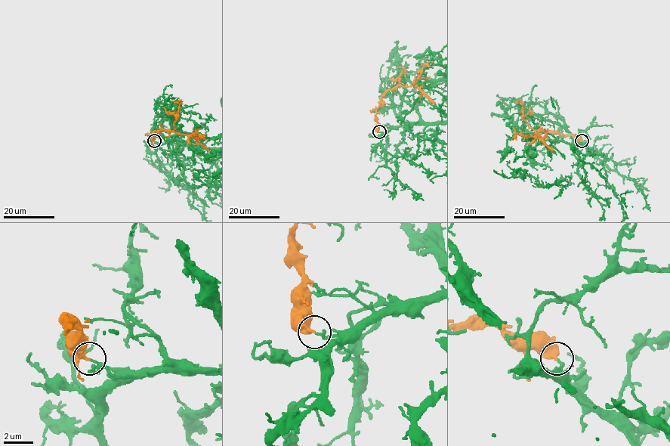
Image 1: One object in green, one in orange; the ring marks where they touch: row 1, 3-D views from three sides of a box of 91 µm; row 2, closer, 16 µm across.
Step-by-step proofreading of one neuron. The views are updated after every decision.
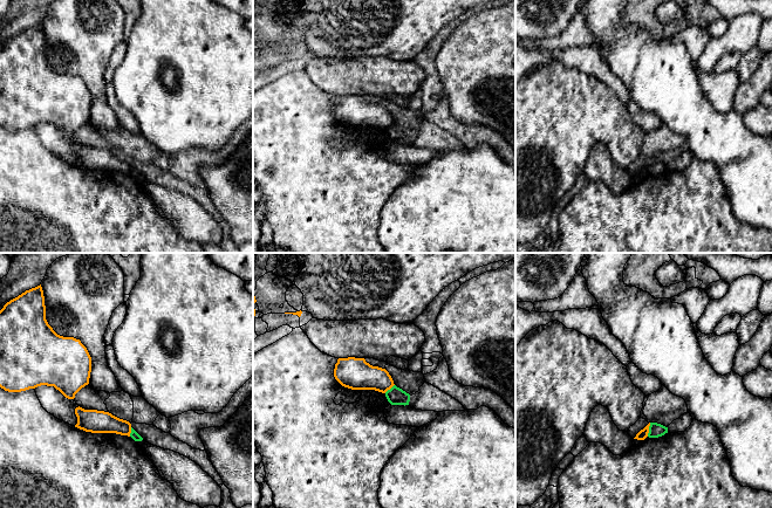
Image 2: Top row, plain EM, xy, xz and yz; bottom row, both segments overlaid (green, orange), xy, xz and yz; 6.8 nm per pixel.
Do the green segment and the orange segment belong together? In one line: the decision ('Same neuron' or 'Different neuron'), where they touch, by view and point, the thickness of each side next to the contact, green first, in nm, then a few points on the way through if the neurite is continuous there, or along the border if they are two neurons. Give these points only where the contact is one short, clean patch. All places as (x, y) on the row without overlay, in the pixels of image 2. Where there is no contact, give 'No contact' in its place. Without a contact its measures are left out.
Different neuron. Touches green at yz (649, 167). Thickness 100 nm (green) against 70 nm

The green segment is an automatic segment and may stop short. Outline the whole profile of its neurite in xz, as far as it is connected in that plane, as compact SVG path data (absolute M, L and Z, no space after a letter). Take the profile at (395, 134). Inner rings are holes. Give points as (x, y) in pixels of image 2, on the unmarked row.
M394 123L385 130L385 135L391 143L409 143L410 132Z

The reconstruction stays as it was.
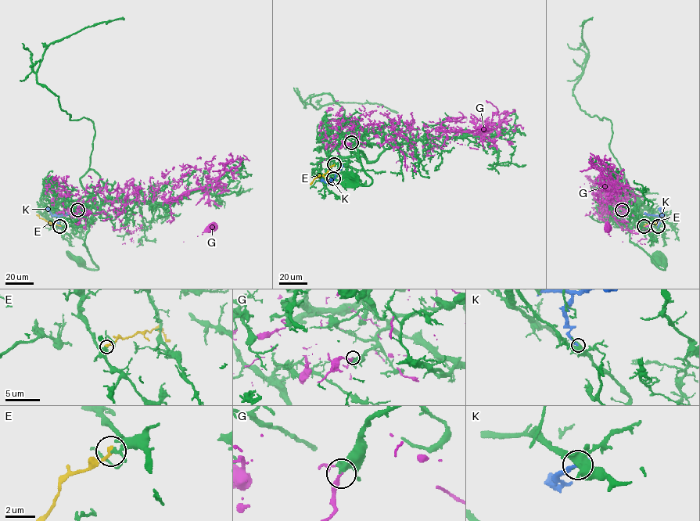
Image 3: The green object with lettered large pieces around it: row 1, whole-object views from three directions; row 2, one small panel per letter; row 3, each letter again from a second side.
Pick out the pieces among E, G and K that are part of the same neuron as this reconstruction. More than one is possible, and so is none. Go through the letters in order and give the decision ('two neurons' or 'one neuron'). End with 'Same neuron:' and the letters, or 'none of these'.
E: two neurons
G: two neurons
K: two neurons
Same neuron: none of these

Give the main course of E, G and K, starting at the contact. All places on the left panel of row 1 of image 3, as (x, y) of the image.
E: (60, 226), (36, 214)
G: (77, 210), (187, 190), (156, 183), (143, 203)
K: (59, 226), (57, 218), (69, 213)

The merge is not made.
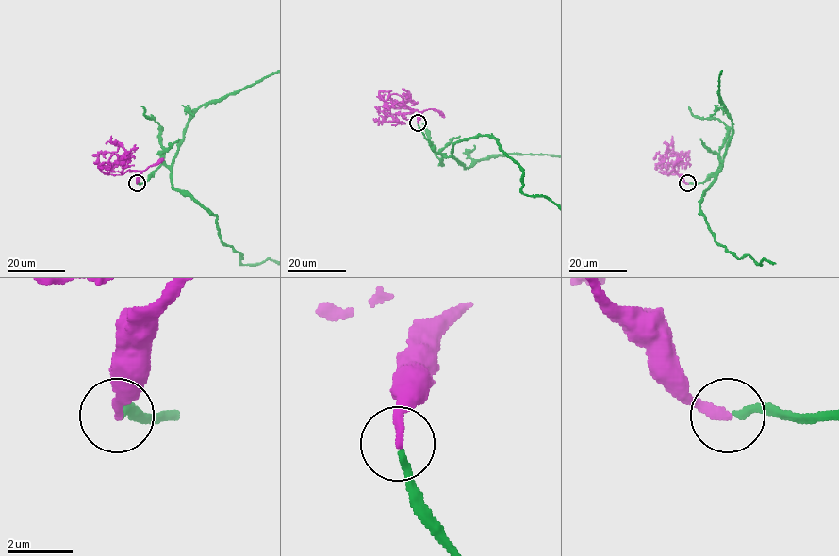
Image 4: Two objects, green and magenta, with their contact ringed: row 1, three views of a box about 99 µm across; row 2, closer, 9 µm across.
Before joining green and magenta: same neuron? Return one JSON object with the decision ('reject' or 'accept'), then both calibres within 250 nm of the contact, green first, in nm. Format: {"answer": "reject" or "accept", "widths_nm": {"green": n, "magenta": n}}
{"answer": "accept", "widths_nm": {"green": 220, "magenta": 260}}

